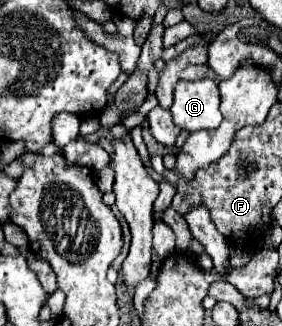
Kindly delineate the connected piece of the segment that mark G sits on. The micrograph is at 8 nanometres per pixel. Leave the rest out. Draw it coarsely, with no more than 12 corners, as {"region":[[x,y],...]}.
{"region":[[180,81],[170,111],[180,129],[222,121],[216,81]]}

